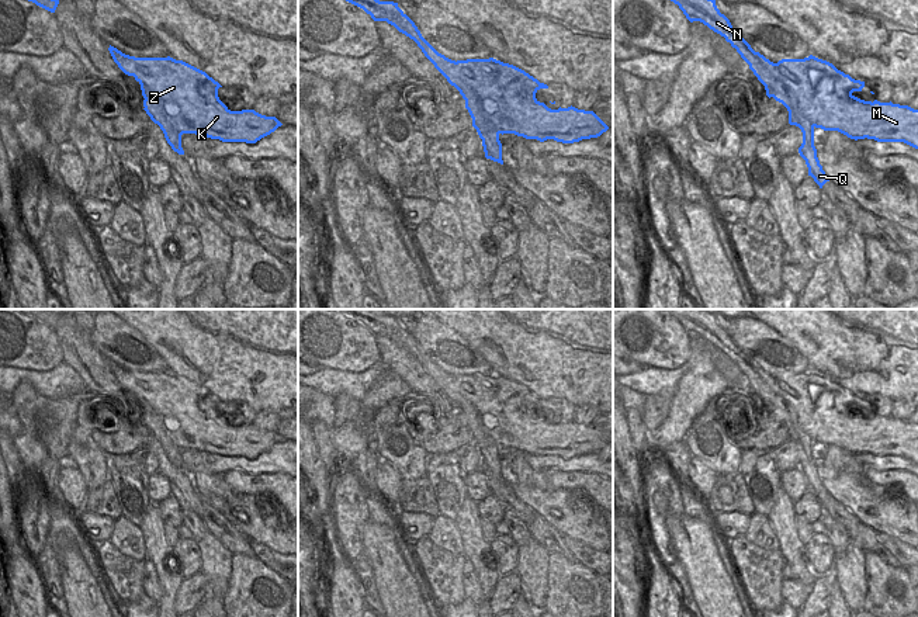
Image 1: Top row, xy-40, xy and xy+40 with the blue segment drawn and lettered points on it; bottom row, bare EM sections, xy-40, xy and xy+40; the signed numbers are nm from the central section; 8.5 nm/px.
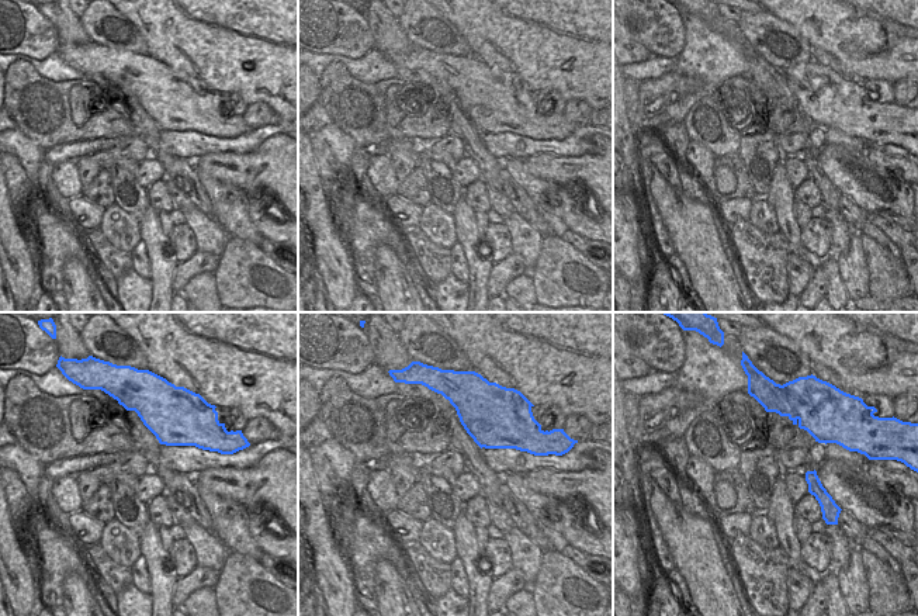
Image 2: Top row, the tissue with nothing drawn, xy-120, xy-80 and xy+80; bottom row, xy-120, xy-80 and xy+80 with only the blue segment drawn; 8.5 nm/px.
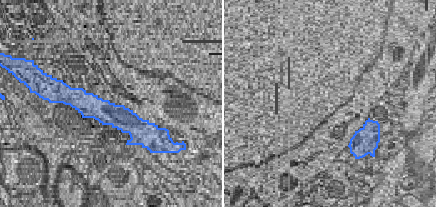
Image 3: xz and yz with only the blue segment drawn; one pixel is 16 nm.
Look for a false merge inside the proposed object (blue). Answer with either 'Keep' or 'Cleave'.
Cleave

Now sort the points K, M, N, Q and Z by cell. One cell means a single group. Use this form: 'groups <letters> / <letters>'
groups K M Z / N Q

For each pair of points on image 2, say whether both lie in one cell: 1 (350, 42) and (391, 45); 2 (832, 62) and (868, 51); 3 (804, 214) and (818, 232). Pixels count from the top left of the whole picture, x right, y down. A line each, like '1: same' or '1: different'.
1: different
2: different
3: different

